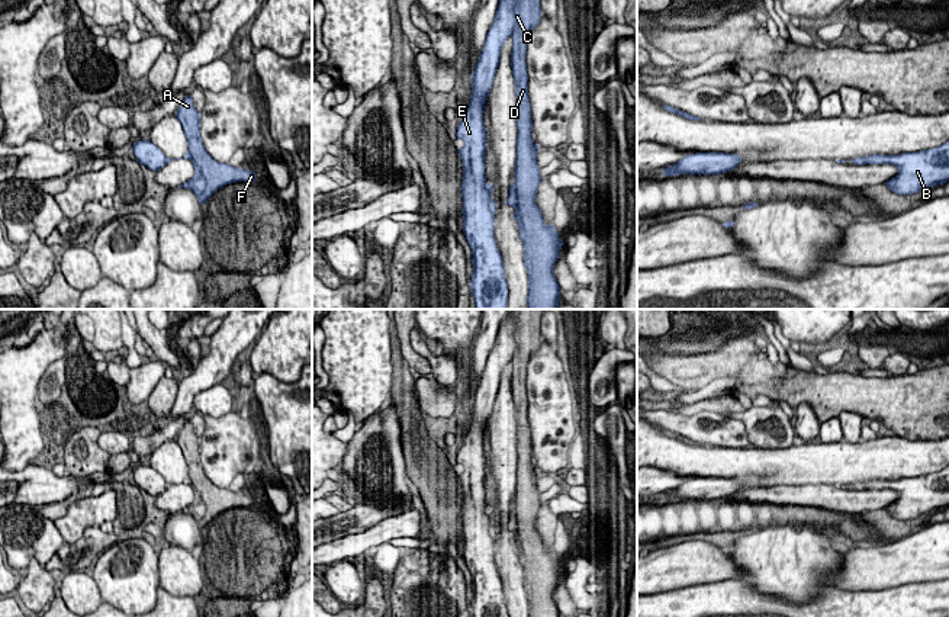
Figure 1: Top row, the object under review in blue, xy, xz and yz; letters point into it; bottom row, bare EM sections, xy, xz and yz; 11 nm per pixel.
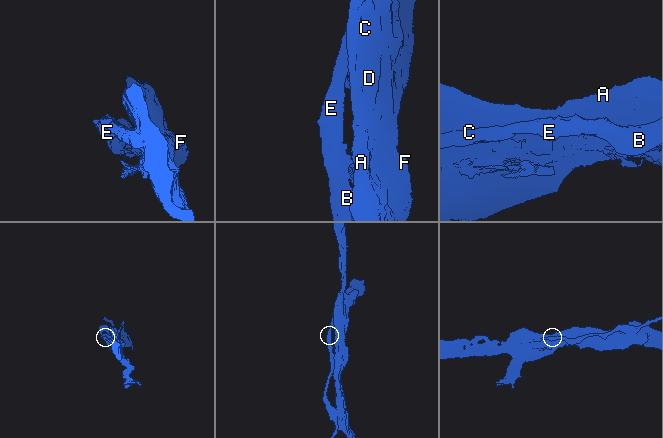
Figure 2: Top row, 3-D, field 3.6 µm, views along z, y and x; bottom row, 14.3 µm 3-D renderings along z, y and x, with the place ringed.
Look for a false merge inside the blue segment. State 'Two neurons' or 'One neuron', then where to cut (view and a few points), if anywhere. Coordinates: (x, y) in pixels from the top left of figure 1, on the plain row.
Two neurons. Split along xz (514, 314), (515, 349), (510, 360)

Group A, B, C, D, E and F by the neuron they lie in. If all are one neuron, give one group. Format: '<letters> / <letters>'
A C D F / B E

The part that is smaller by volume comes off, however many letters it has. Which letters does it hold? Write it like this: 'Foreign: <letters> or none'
Foreign: B, E

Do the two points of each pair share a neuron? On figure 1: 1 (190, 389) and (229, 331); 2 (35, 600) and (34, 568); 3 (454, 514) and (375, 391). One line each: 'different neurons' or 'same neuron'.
1: same neuron
2: same neuron
3: different neurons

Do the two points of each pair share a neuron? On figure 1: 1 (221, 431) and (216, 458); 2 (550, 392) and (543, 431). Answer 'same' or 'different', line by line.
1: same
2: same

